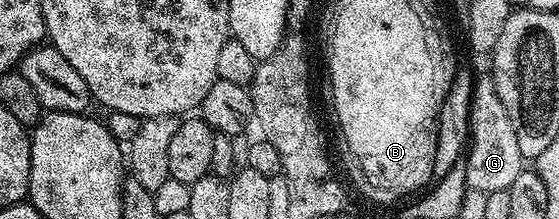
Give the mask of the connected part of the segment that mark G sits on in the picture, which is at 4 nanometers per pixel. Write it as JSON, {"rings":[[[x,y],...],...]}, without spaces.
{"rings":[[[488,71],[475,78],[470,102],[470,144],[464,162],[467,188],[484,193],[509,190],[512,181],[524,169],[516,131],[508,118],[504,103],[496,93],[493,74]]]}

